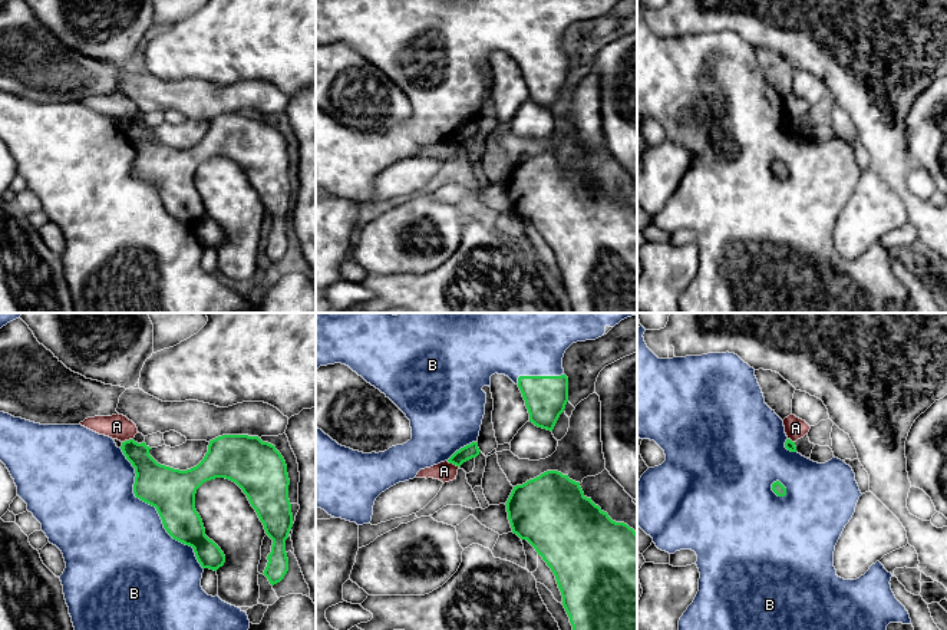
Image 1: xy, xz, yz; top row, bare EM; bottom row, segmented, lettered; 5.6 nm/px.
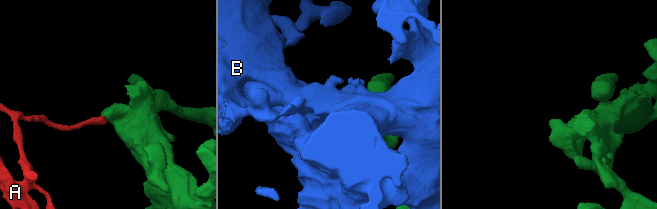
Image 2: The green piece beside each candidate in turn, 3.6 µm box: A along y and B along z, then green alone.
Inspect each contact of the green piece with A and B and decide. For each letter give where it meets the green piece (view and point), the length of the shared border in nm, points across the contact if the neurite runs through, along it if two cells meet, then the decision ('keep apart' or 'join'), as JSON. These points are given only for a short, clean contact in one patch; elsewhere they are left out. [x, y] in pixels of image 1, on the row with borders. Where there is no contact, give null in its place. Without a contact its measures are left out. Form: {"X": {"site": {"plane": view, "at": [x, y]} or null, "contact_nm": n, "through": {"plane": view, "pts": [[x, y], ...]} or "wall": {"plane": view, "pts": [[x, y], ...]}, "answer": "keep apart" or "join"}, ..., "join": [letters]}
{"A": {"site": {"plane": "xz", "at": [454, 464]}, "contact_nm": 90, "answer": "keep apart"}, "B": {"site": {"plane": "xy", "at": [157, 510]}, "contact_nm": 800, "answer": "join"}, "join": ["B"]}

